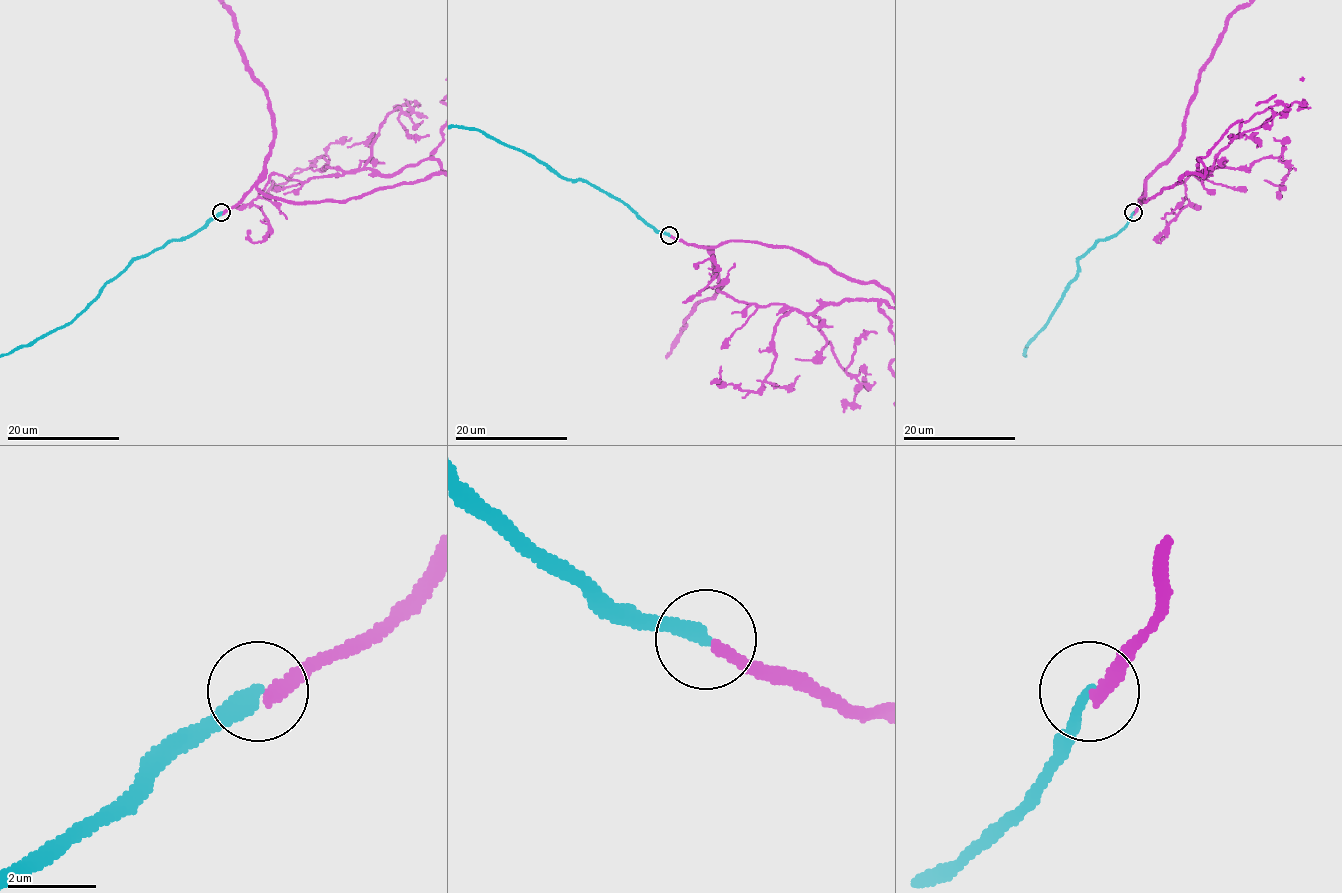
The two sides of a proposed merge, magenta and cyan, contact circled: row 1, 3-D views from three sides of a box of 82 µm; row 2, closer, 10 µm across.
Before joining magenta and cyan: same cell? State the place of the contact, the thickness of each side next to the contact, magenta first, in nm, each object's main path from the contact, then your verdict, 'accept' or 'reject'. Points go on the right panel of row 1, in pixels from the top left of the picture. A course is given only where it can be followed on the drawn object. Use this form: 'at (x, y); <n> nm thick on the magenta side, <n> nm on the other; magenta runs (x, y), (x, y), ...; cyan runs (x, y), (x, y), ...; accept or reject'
at (1133, 212); 260 nm thick on the magenta side, 280 nm on the other; reject

